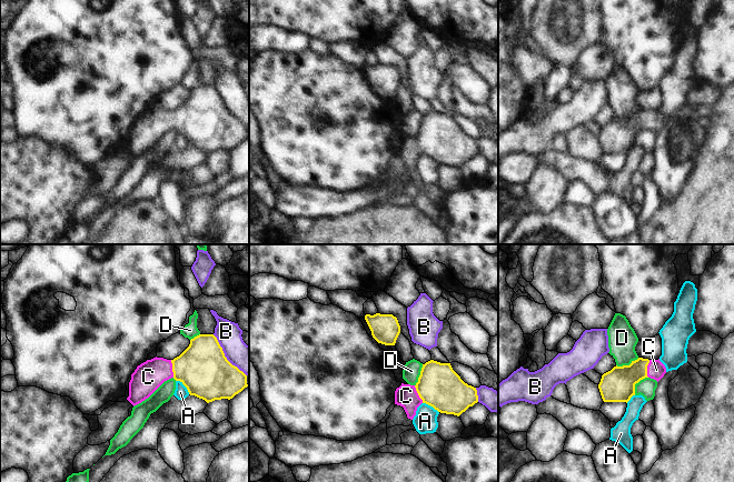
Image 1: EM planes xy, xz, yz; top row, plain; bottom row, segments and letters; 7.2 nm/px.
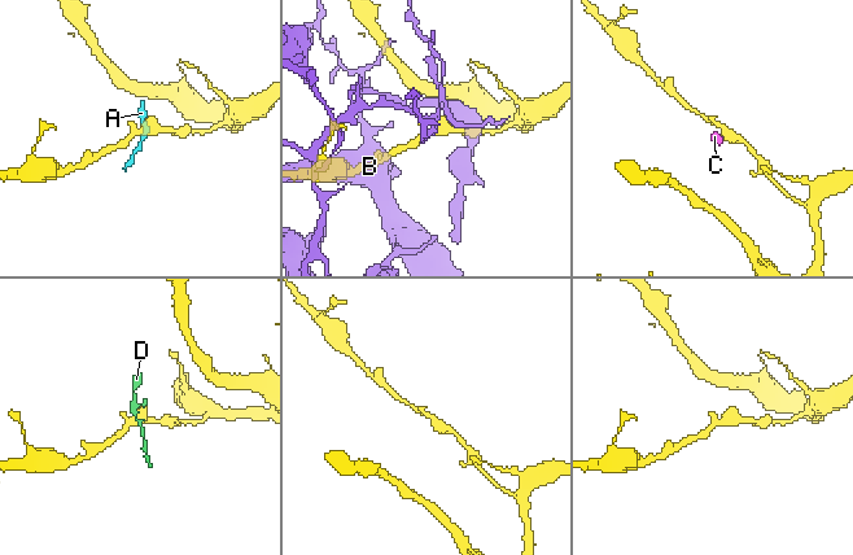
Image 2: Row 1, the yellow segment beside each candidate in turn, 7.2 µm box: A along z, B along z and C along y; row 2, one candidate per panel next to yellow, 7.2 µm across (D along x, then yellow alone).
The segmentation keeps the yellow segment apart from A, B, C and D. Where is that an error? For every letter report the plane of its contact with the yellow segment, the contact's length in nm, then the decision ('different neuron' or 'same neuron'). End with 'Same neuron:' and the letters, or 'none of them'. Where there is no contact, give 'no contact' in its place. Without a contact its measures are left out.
A: meets yellow in xy; contact 140 nm long; different neuron
B: meets yellow in xy; contact 380 nm long; different neuron
C: meets yellow in xy; contact 130 nm long; same neuron
D: meets yellow in yz; contact 180 nm long; different neuron
Same neuron: C

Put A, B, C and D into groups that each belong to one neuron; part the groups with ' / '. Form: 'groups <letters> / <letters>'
groups A / B / C / D

